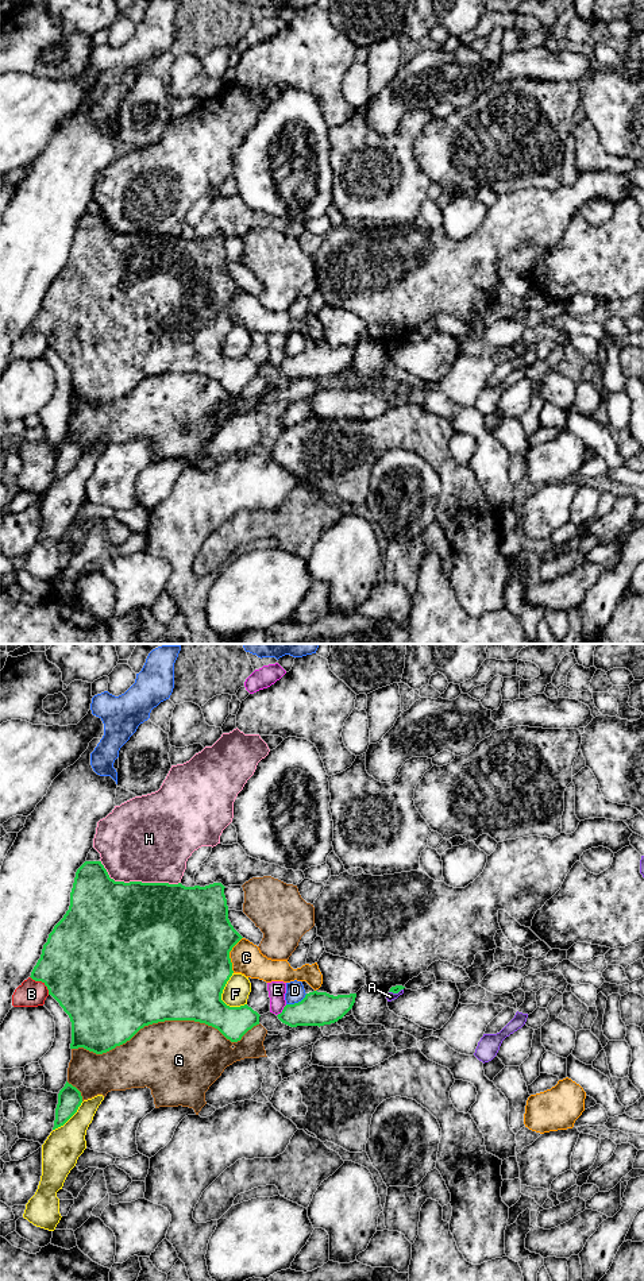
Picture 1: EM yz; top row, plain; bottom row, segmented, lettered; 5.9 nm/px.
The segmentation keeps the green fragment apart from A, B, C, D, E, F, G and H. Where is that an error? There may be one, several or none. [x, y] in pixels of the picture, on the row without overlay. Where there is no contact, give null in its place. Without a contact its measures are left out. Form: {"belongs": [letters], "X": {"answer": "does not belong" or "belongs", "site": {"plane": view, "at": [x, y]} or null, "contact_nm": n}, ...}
{"belongs": [], "A": {"answer": "does not belong", "site": {"plane": "yz", "at": [396, 344]}, "contact_nm": 90}, "B": {"answer": "does not belong", "site": {"plane": "yz", "at": [42, 334]}, "contact_nm": 160}, "C": {"answer": "does not belong", "site": {"plane": "yz", "at": [228, 307]}, "contact_nm": 220}, "D": {"answer": "does not belong", "site": {"plane": "yz", "at": [296, 355]}, "contact_nm": 140}, "E": {"answer": "does not belong", "site": {"plane": "yz", "at": [282, 362]}, "contact_nm": 90}, "F": {"answer": "does not belong", "site": {"plane": "yz", "at": [220, 347]}, "contact_nm": 220}, "G": {"answer": "does not belong", "site": {"plane": "yz", "at": [165, 371]}, "contact_nm": 1150}, "H": {"answer": "does not belong", "site": {"plane": "yz", "at": [137, 234]}, "contact_nm": 500}}

